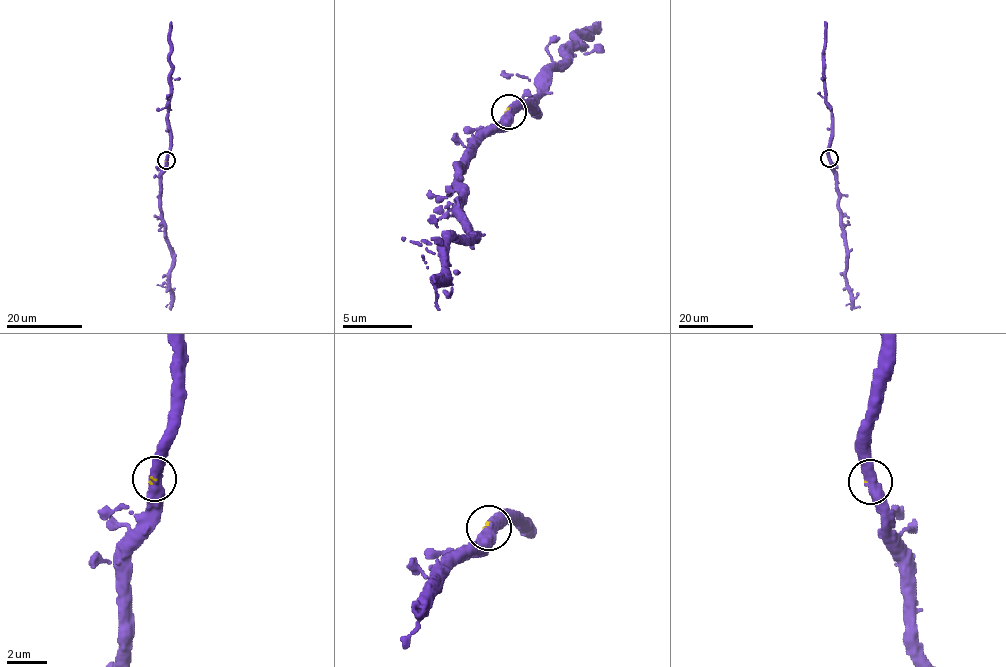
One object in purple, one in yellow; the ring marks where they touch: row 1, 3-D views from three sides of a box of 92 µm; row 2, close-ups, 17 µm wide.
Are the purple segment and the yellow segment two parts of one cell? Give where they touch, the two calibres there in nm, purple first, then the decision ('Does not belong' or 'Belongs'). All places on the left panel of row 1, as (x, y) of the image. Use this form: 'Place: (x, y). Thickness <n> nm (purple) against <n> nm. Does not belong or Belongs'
Place: (166, 160). Thickness 440 nm (purple) against 140 nm. Does not belong

